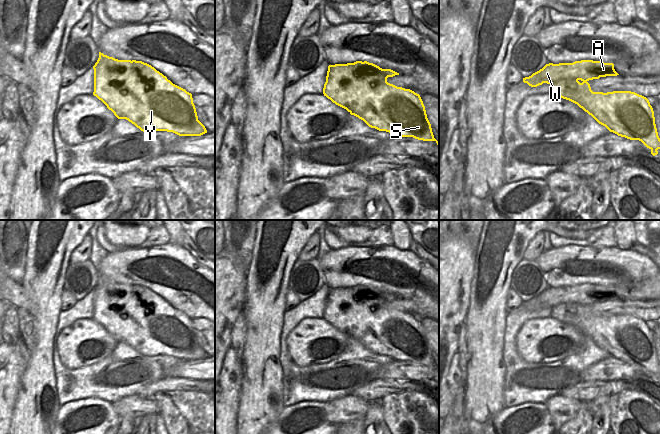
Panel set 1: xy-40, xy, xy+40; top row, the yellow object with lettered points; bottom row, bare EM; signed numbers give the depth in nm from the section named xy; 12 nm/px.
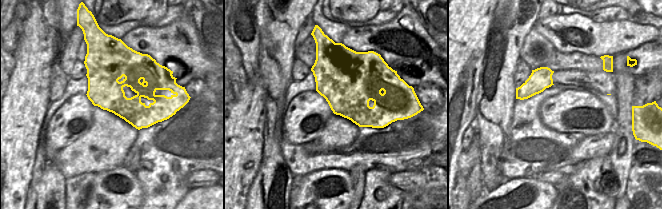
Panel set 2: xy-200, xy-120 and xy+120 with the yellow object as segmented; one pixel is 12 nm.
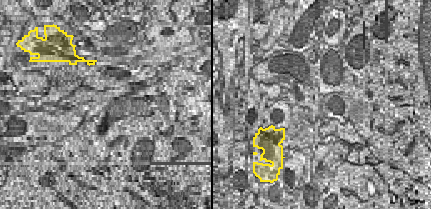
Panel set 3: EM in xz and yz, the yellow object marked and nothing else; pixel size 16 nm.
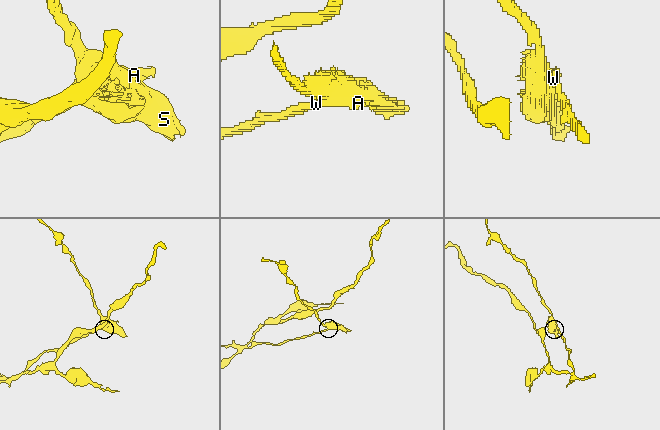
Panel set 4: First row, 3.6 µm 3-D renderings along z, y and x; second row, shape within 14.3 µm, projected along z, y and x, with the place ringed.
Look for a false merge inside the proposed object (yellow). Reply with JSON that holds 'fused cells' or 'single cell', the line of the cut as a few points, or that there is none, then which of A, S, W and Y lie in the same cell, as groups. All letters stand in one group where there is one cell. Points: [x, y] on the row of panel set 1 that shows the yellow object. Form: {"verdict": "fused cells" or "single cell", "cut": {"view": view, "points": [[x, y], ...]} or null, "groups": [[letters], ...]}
{"verdict": "fused cells", "cut": {"view": "xy+40", "points": [[600, 76], [582, 69], [571, 78], [551, 84]]}, "groups": [["A", "W"], ["S", "Y"]]}

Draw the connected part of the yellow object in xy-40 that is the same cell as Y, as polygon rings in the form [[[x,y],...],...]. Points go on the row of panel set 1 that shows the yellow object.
[[[99,52],[94,69],[93,95],[118,119],[126,119],[143,132],[167,131],[179,136],[207,133],[198,120],[192,94],[173,84],[151,65],[136,60],[118,60]]]

